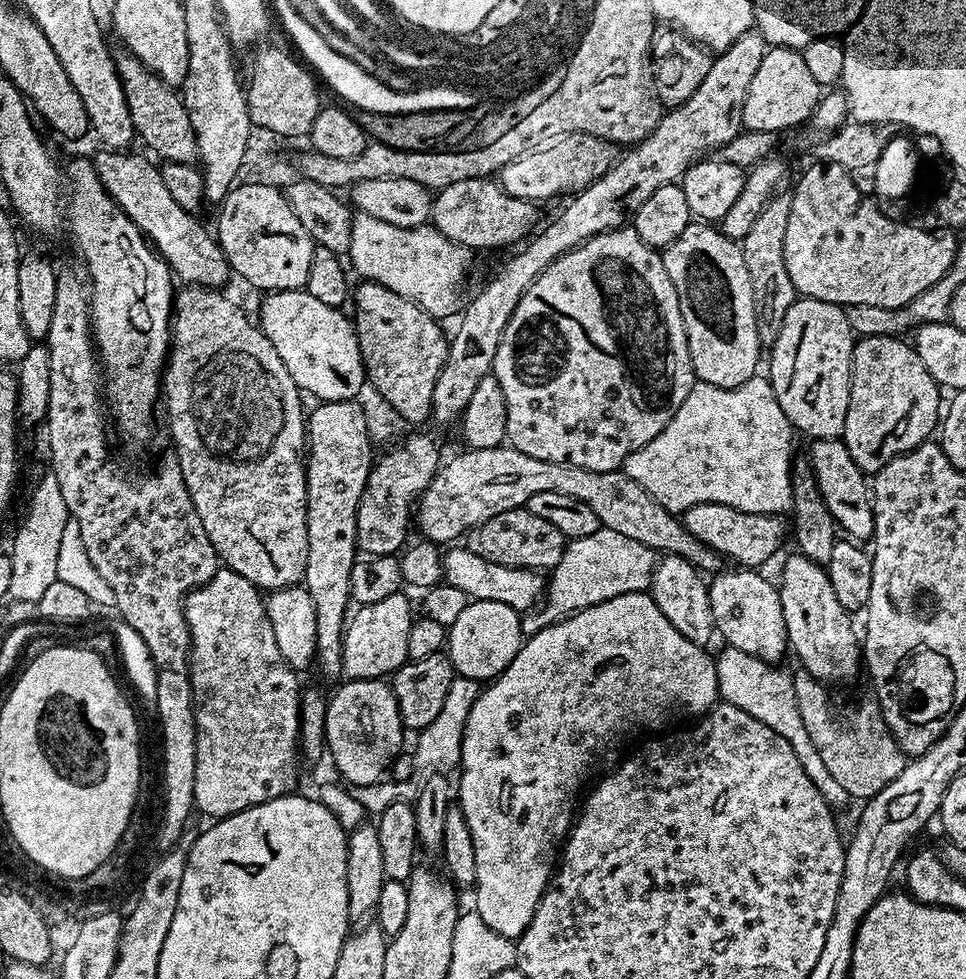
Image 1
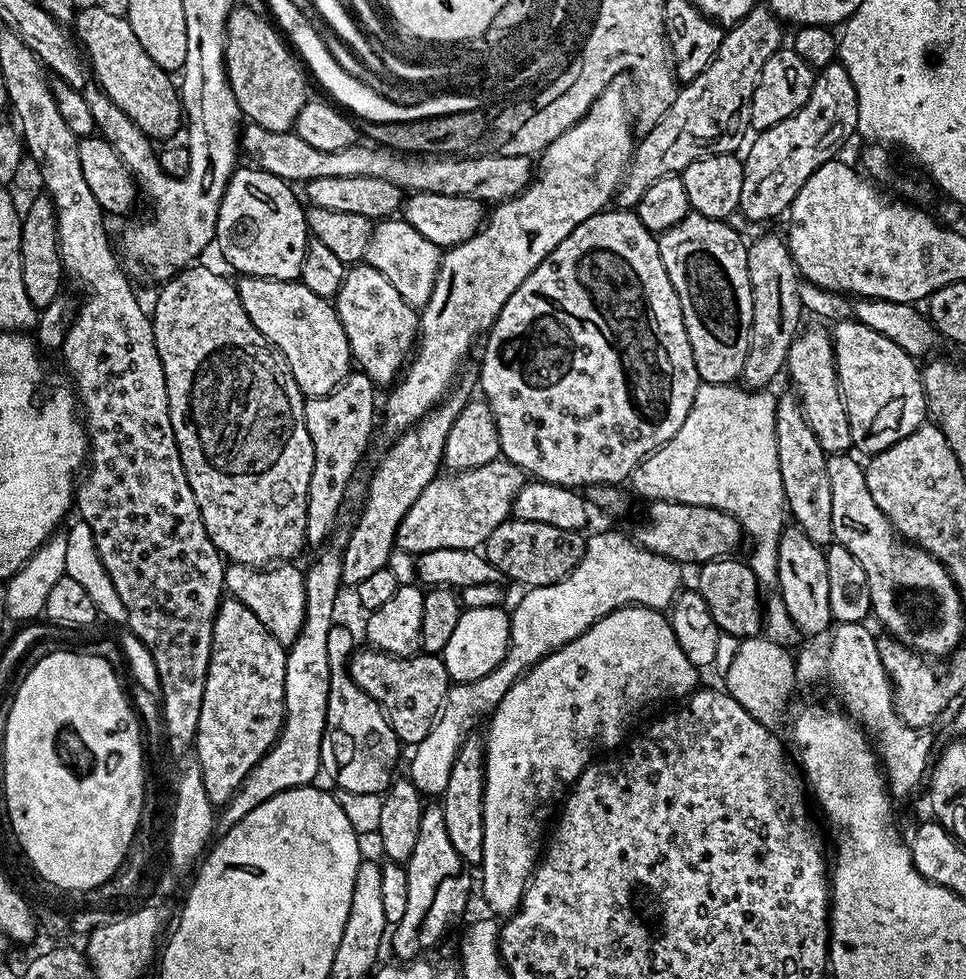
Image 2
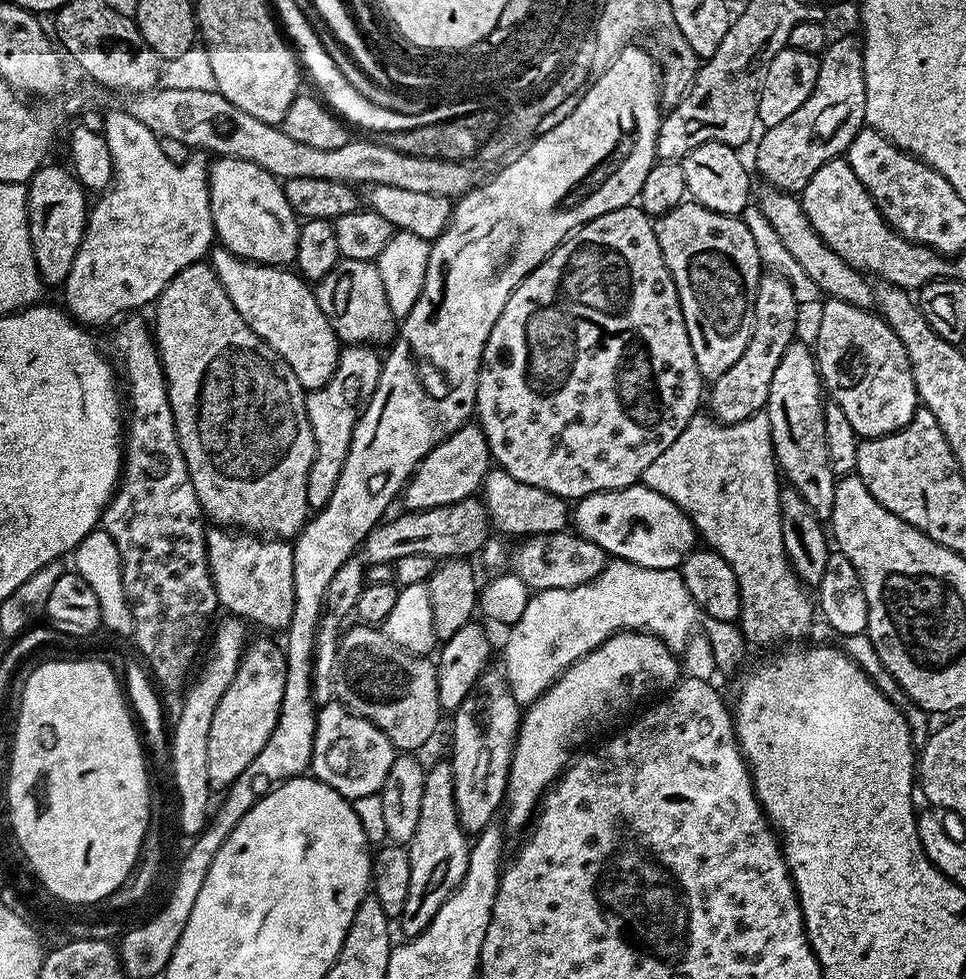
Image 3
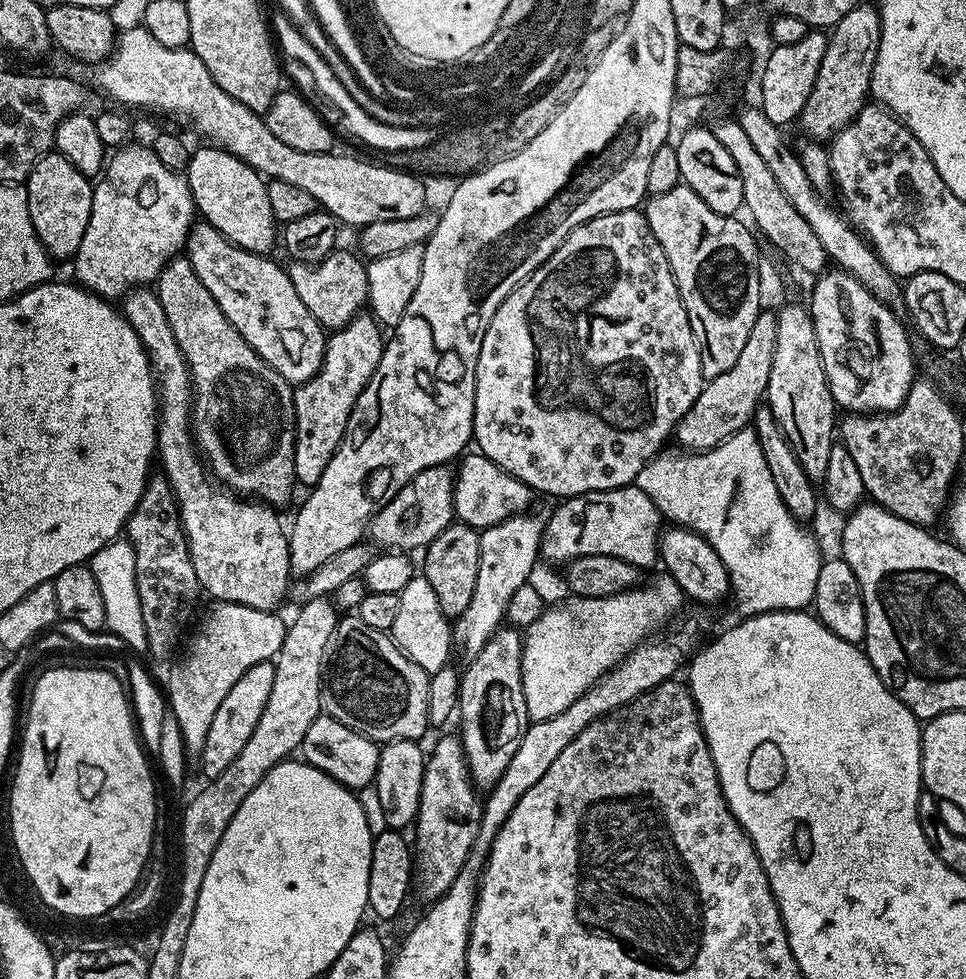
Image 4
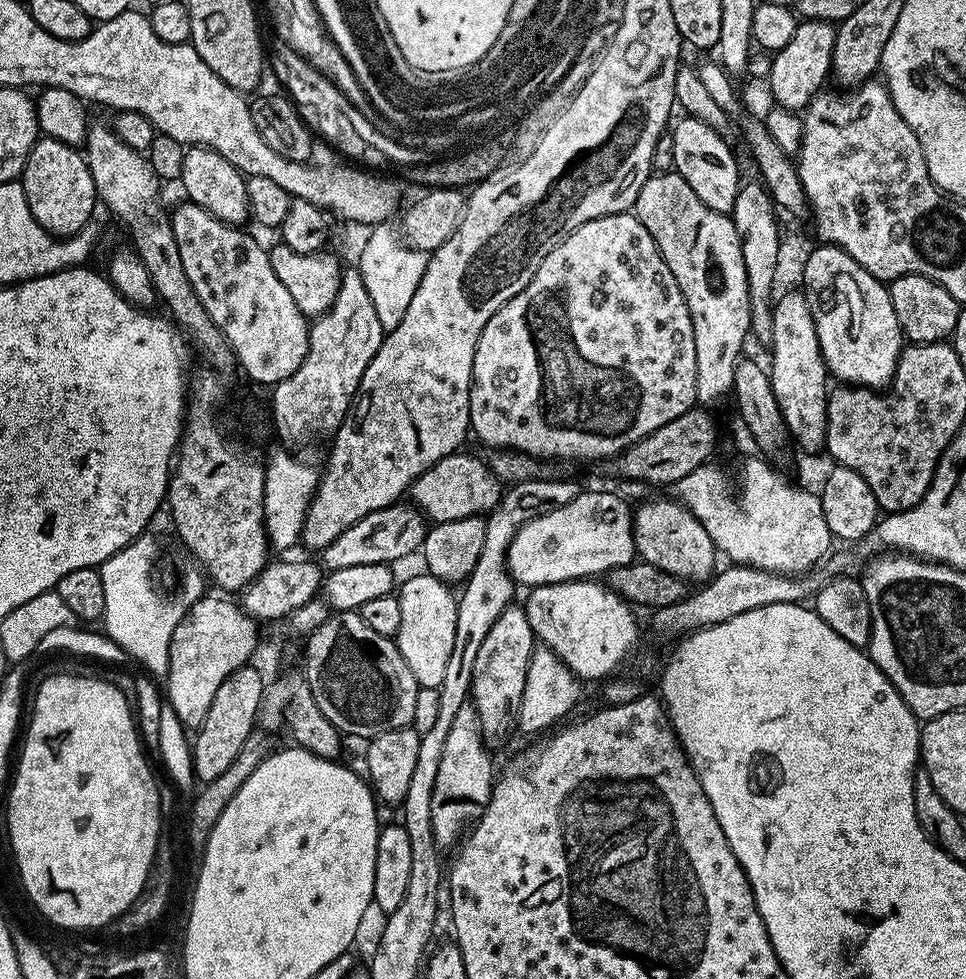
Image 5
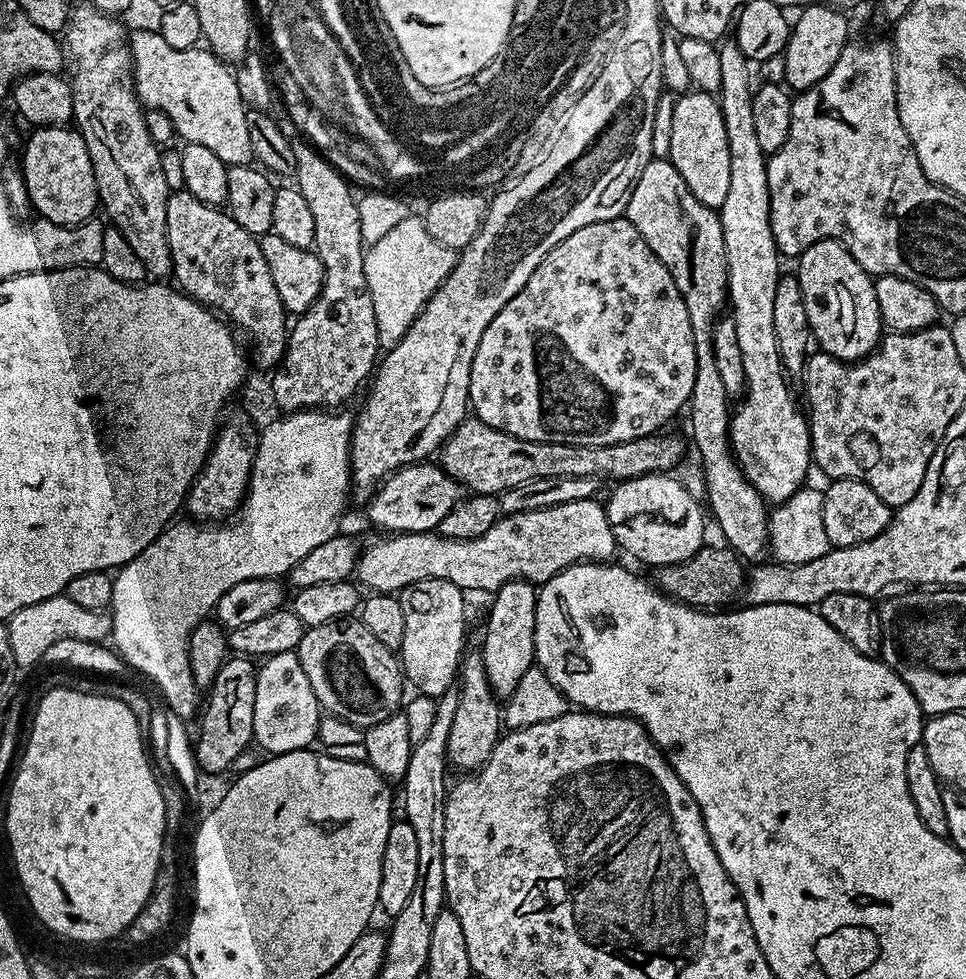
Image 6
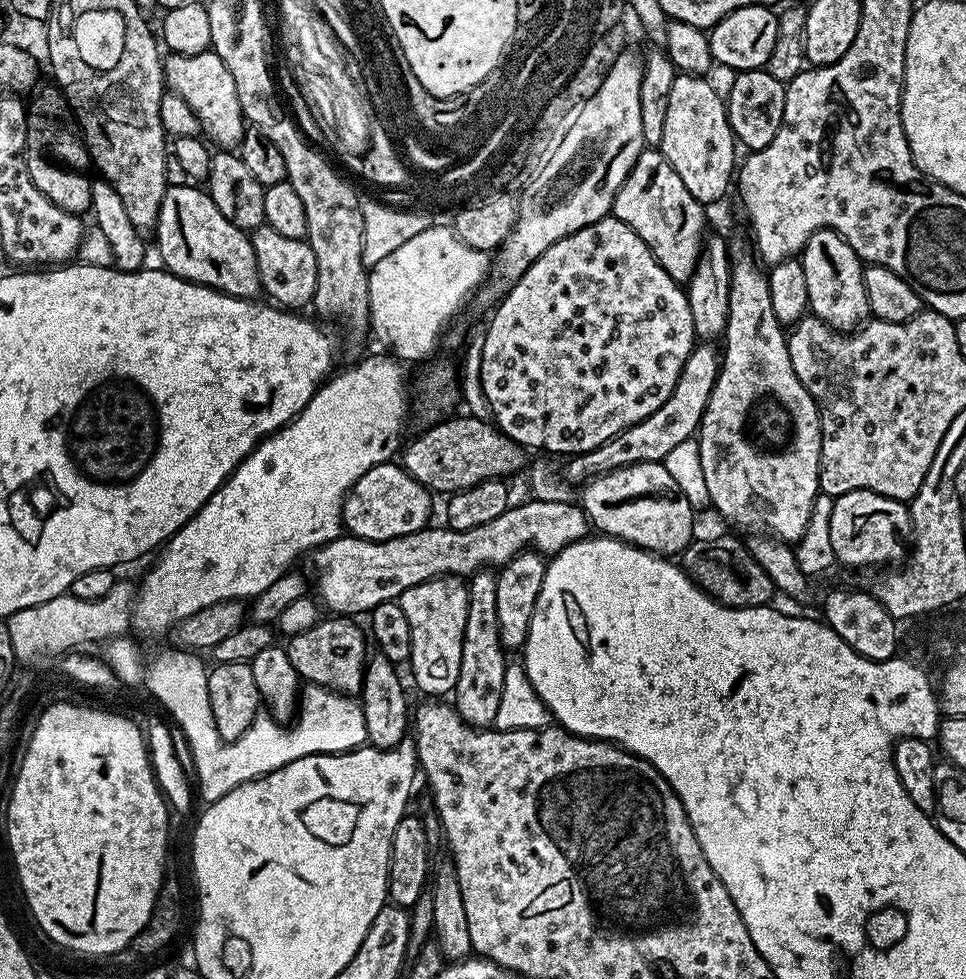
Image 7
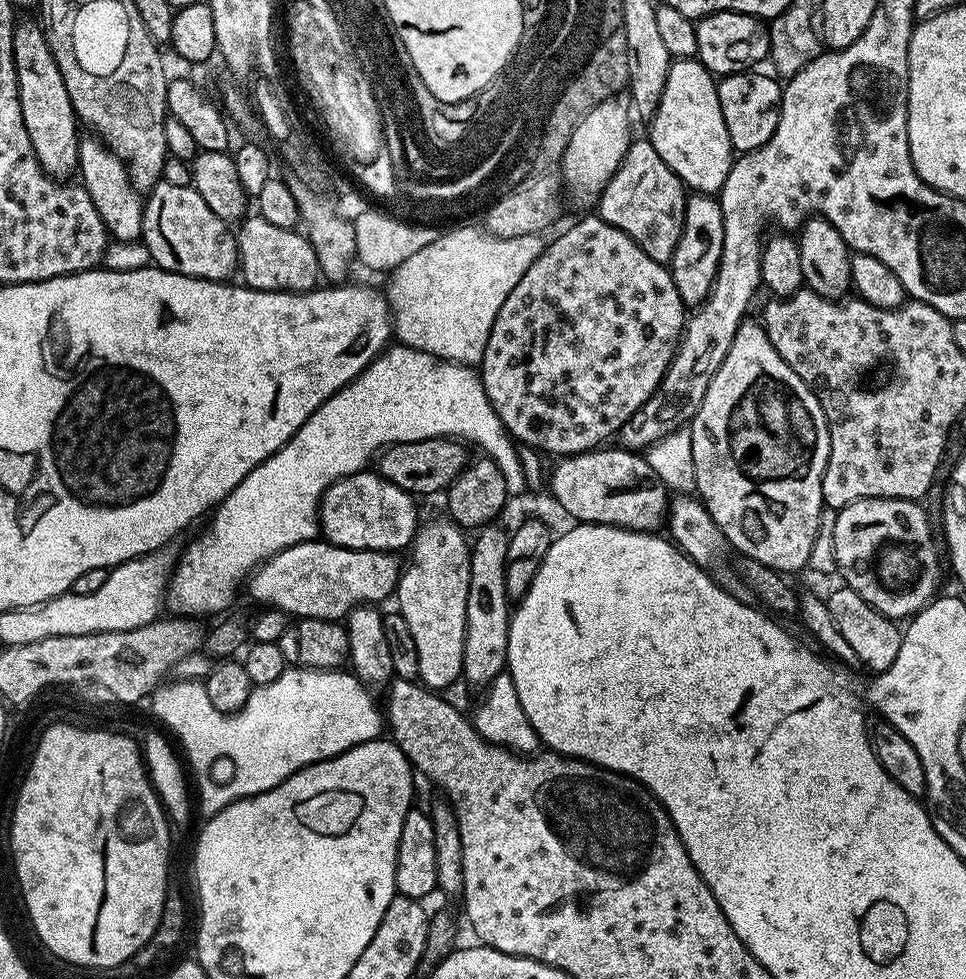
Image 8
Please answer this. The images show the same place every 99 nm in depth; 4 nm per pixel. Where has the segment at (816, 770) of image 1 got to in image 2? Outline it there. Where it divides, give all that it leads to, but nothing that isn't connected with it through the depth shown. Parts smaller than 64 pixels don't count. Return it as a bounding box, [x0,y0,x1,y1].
[723,634,797,729]

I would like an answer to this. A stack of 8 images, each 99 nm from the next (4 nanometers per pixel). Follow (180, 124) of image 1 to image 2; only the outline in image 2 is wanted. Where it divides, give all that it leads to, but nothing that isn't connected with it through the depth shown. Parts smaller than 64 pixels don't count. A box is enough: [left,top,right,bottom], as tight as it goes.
[75,8,184,141]

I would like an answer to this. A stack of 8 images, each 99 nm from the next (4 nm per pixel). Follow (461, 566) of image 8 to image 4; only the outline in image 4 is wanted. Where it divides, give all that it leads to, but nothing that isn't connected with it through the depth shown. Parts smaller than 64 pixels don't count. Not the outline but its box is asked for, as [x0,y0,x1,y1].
[391,574,453,674]

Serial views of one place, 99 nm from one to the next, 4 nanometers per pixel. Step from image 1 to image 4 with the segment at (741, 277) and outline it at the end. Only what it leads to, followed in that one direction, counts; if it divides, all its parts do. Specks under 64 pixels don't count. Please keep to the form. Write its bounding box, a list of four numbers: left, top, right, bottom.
[647,182,761,381]

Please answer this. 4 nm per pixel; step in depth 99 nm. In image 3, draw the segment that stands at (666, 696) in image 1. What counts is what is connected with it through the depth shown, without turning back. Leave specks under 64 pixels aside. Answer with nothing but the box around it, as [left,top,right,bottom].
[506,630,682,828]

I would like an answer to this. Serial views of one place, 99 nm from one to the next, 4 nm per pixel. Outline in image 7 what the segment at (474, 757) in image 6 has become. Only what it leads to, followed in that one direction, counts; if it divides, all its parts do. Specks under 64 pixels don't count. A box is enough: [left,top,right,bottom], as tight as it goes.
[454,570,510,730]

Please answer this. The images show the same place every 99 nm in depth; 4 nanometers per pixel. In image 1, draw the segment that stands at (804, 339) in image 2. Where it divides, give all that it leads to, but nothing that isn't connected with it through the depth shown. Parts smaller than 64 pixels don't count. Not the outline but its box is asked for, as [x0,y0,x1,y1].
[766,298,854,440]

